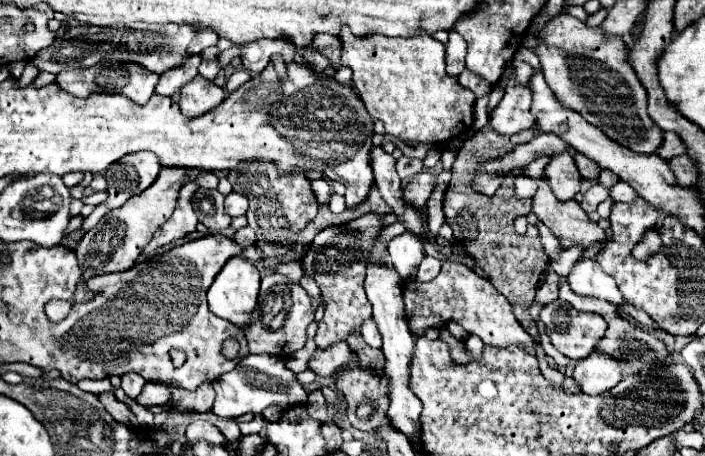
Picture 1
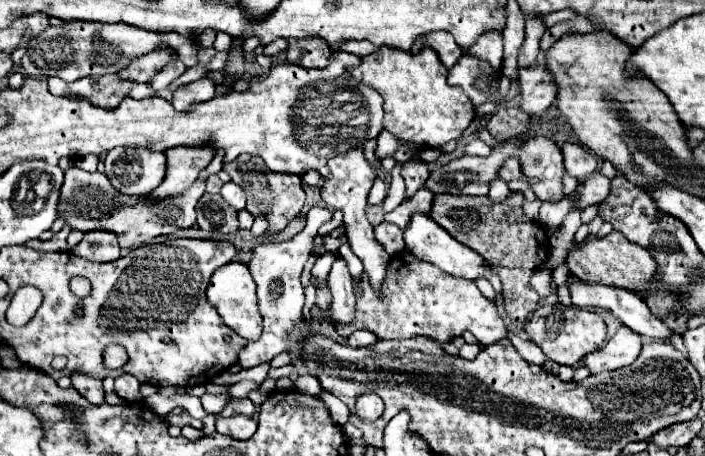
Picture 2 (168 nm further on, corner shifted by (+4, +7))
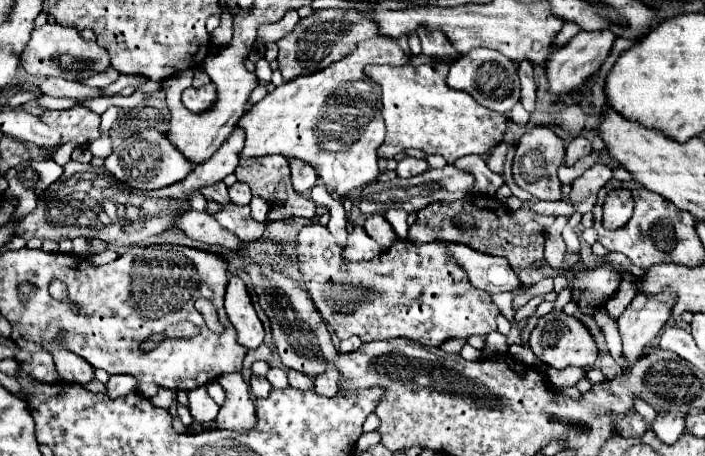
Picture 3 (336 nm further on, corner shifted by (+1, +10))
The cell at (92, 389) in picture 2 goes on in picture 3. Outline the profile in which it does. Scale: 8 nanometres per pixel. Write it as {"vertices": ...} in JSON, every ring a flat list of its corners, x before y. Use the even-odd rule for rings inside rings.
{"vertices":[[59,349,59,351,53,351,51,355,55,361,57,373,65,383,87,383,95,377,91,365,87,365,87,361,81,361,81,357,75,353]]}

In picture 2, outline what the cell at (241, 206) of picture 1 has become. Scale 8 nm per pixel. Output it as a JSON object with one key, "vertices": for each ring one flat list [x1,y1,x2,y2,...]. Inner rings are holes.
{"vertices":[[226,182,224,186,222,186,222,198,230,204,230,206,234,206,236,210,242,210,244,206,246,206,246,194,244,194,244,190,238,186,238,184,234,184,234,182]]}

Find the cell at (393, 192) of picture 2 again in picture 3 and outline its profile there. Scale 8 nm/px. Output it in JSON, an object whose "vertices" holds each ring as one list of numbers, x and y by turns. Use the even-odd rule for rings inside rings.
{"vertices":[[387,211,385,219,389,221,389,225,393,227,393,231,399,239,407,239,409,225,407,225,407,213,405,211]]}

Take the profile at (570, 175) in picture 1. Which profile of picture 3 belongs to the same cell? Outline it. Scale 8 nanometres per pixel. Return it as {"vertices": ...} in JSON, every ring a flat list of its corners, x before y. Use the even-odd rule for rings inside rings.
{"vertices":[[533,127,519,139,511,167,513,179,515,183,519,183,521,189,529,191,539,201,559,201,563,193,561,183,557,179,557,167,563,163,563,157,565,157,563,141,549,127]]}

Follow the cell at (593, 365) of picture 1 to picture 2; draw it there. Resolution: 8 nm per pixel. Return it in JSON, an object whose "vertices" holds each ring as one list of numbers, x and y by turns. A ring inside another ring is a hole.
{"vertices":[[620,326,620,330,610,338,606,348,600,348,584,356,584,366,590,370,590,374,624,368,636,360,640,348,642,348,640,334,632,332,626,326]]}

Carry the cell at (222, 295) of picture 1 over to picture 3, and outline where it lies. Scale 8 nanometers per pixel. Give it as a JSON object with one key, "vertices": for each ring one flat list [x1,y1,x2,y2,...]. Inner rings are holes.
{"vertices":[[231,277,227,285,225,309,227,309,231,325,235,327,237,343,247,349,257,349,265,337,263,323,259,321,251,303,249,291,239,277]]}

